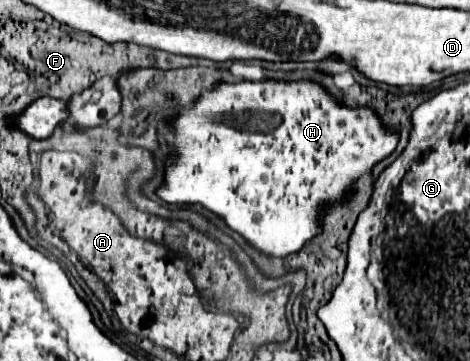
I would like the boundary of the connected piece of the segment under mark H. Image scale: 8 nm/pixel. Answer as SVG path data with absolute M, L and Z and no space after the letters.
M262 80L262 82L238 82L238 84L216 84L210 92L206 92L206 94L202 94L202 100L198 100L196 102L196 106L194 108L188 108L188 110L184 110L184 114L186 114L186 122L182 124L182 126L158 126L160 122L156 122L156 130L158 138L162 140L166 140L166 143L170 147L169 158L165 162L165 175L163 184L156 190L156 194L159 198L162 198L162 201L169 204L202 204L204 208L208 208L210 212L214 212L214 214L218 214L218 216L222 216L224 220L226 220L226 224L232 228L232 230L236 230L236 232L240 232L254 248L258 248L258 250L262 250L264 254L268 254L268 256L288 256L288 254L292 254L292 252L298 252L302 246L304 246L304 242L308 242L312 236L316 236L316 234L320 234L320 218L326 214L326 210L334 204L334 202L340 202L342 200L342 194L344 192L348 192L350 190L350 186L354 186L356 184L356 180L366 172L366 170L370 170L376 162L380 162L380 160L384 160L386 156L390 156L392 152L394 152L394 148L396 148L396 144L398 144L398 134L392 134L392 132L388 132L384 126L382 126L382 122L380 122L380 118L376 116L376 112L374 110L370 110L370 108L346 108L346 106L342 106L342 104L338 104L320 84L316 84L316 82L272 82L272 80Z

